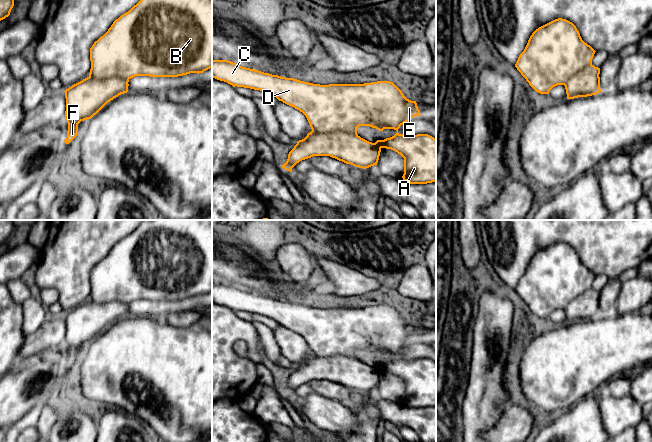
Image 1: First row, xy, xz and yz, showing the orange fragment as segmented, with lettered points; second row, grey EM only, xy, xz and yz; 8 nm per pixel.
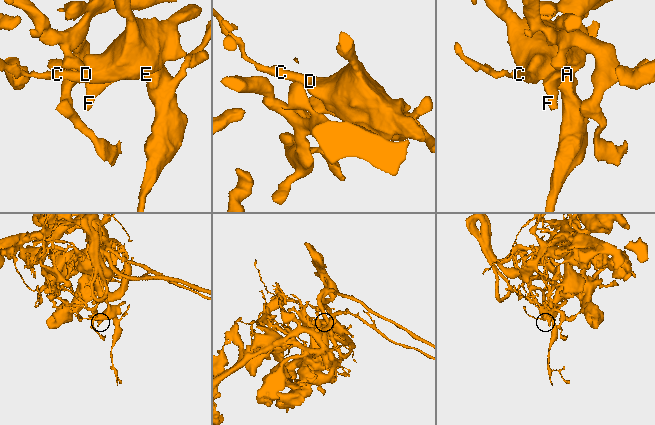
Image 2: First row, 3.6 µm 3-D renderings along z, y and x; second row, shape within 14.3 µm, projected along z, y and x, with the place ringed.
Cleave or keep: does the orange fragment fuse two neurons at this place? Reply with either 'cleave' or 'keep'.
cleave

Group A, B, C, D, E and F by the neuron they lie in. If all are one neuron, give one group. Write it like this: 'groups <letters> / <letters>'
groups A B C D E / F

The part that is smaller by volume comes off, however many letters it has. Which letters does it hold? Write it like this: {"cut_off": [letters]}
{"cut_off": ["A", "B", "C", "D", "E"]}

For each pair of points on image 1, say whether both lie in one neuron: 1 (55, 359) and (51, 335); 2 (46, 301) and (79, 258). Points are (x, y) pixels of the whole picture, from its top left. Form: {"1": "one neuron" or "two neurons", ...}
{"1": "two neurons", "2": "two neurons"}

